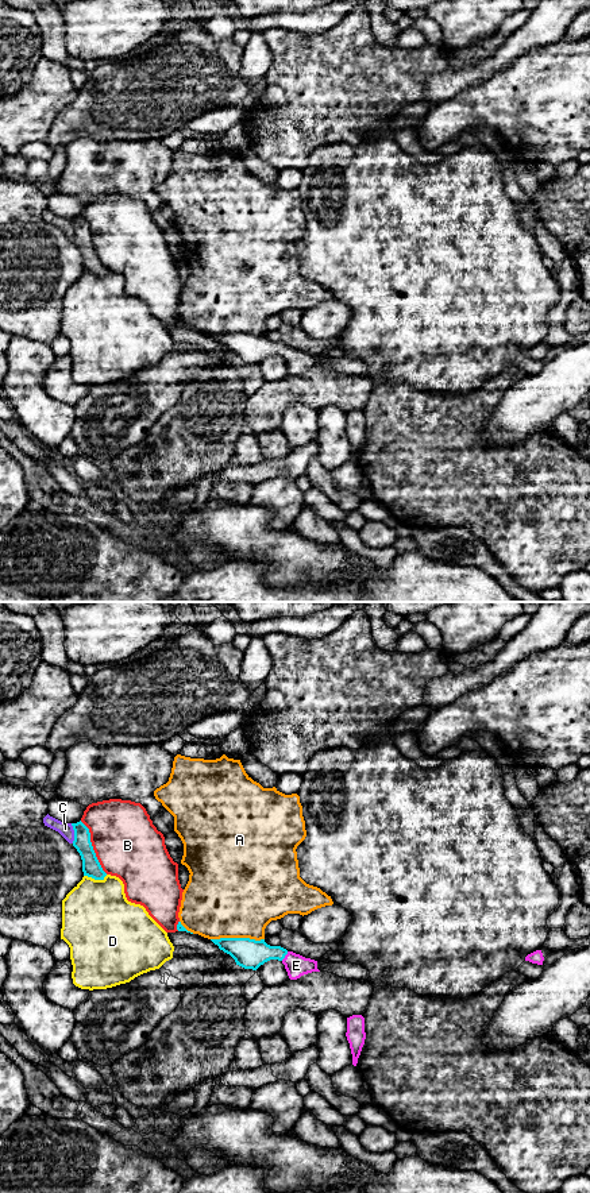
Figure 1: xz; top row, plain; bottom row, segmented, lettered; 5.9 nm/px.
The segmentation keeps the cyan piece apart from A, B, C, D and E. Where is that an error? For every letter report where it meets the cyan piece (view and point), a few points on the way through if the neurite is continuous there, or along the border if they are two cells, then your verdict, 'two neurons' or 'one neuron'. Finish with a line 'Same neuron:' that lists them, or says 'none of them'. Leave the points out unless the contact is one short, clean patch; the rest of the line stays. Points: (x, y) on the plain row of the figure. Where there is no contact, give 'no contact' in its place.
A: contact xz (236, 334); two neurons
B: contact xz (92, 243); two neurons
C: contact xz (74, 228); two neurons
D: contact xz (96, 274); two neurons
E: contact xz (285, 350); way xz (247, 348), (285, 350), (296, 361); one neuron
Same neuron: E

